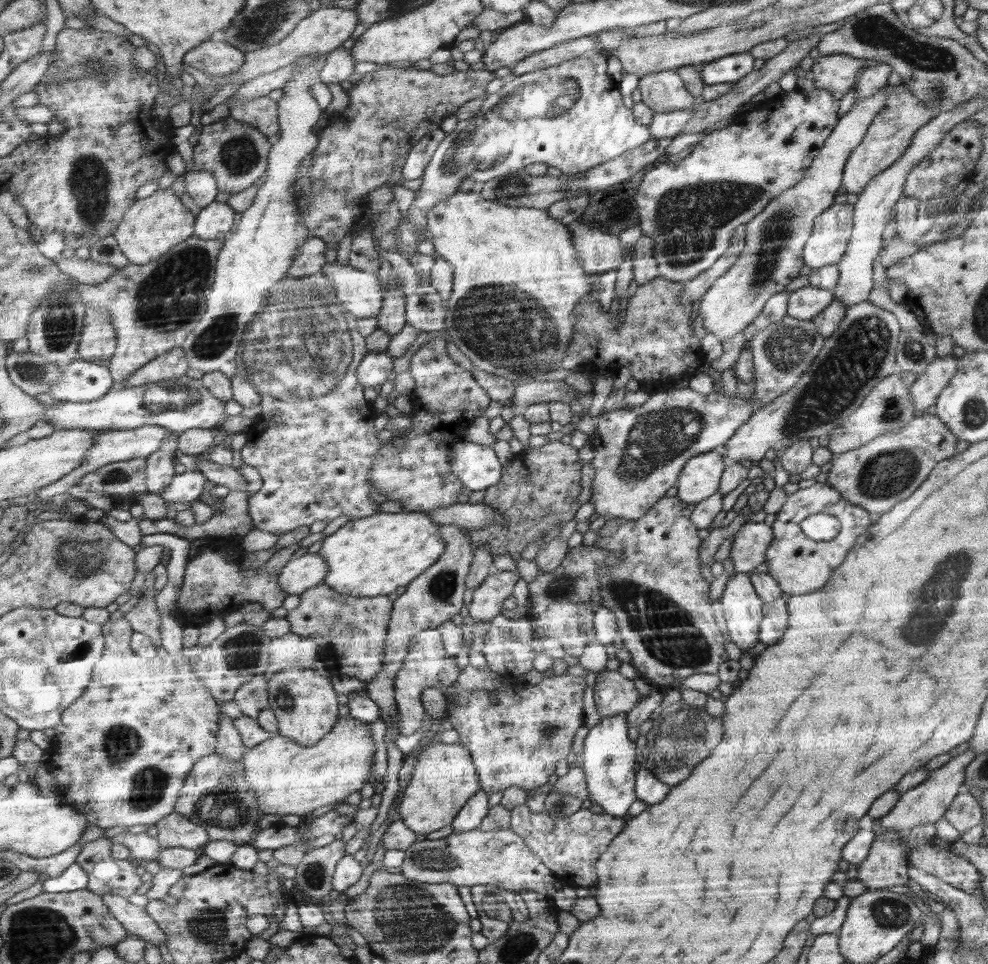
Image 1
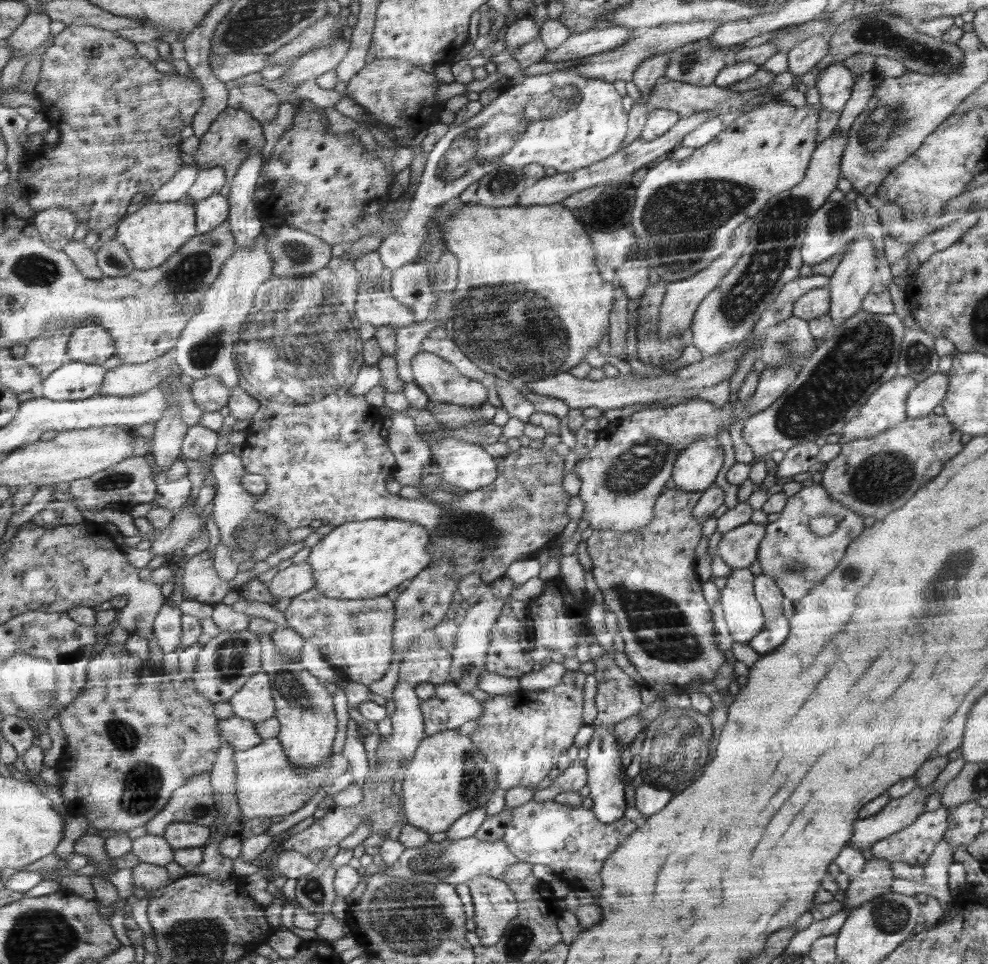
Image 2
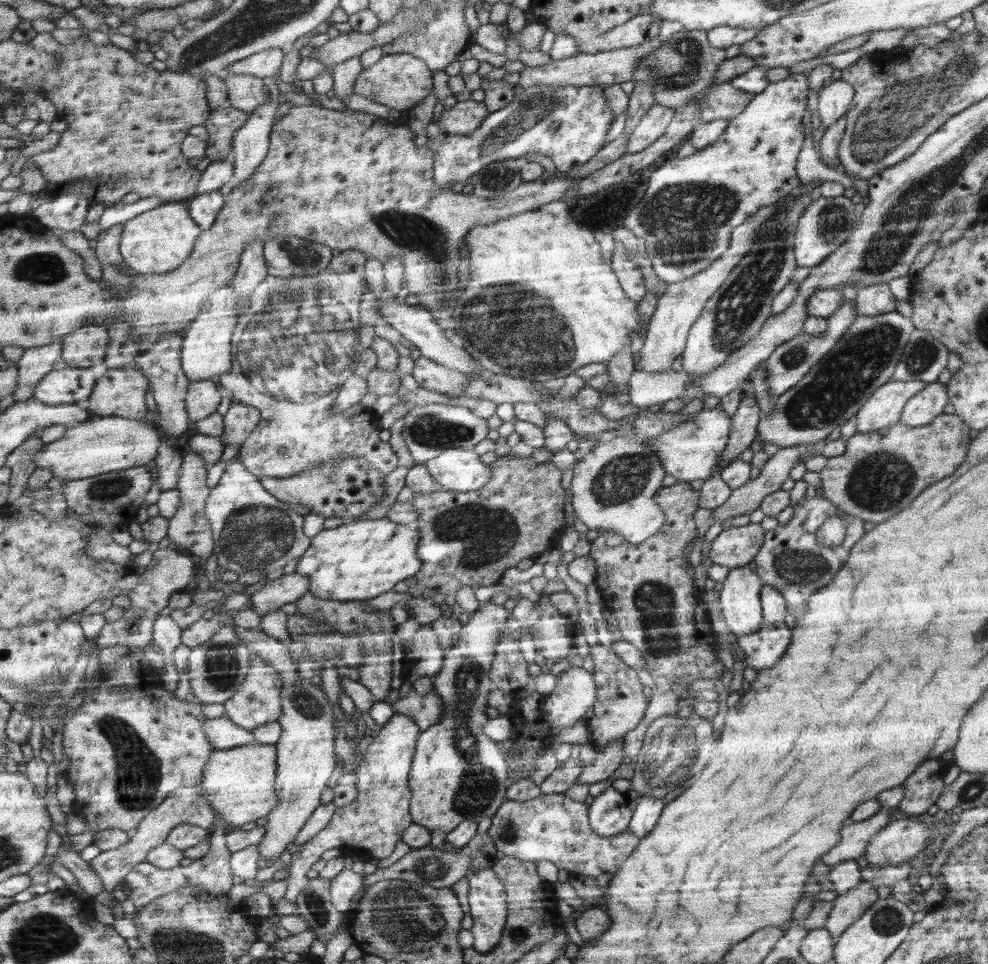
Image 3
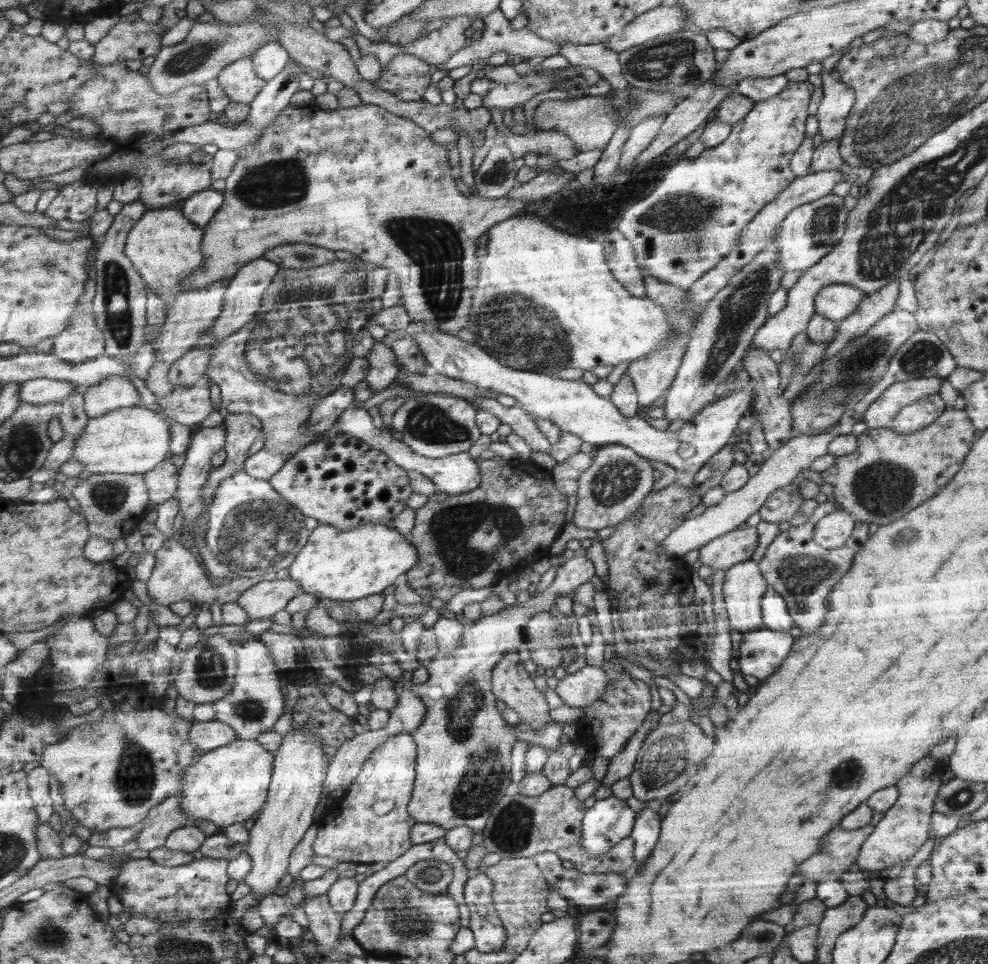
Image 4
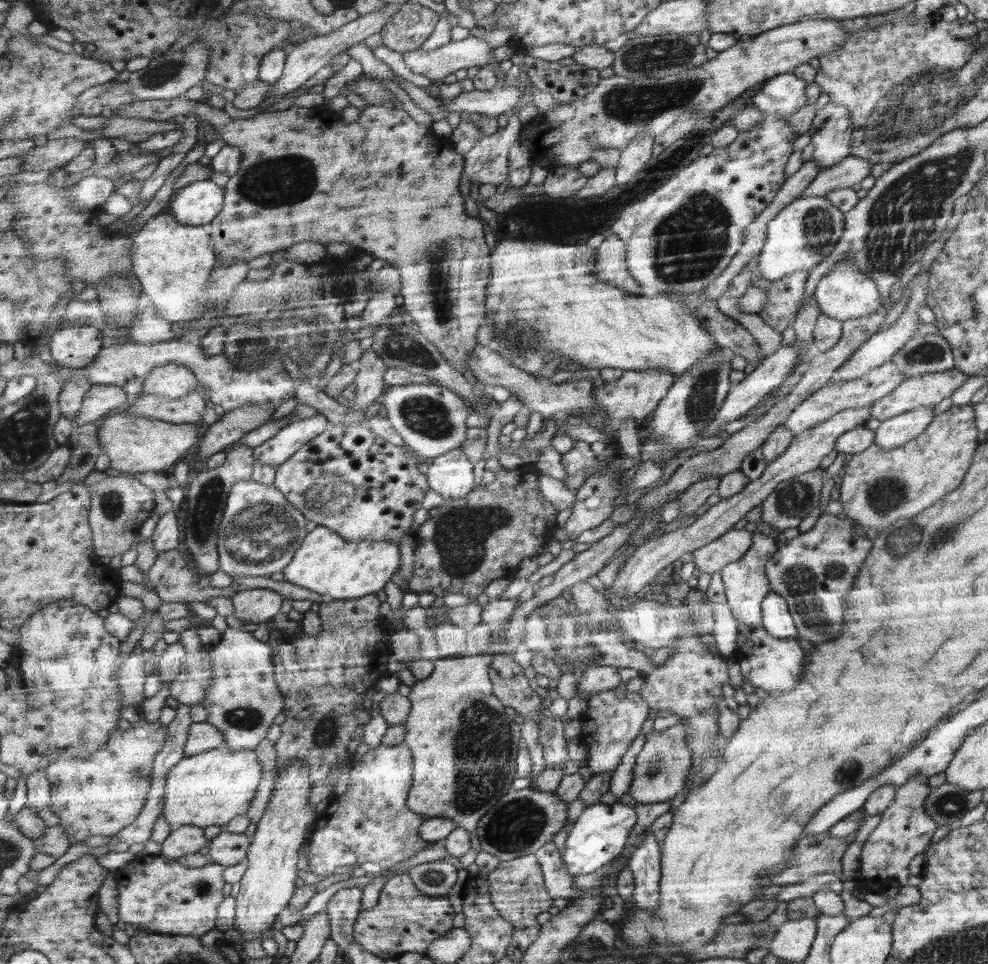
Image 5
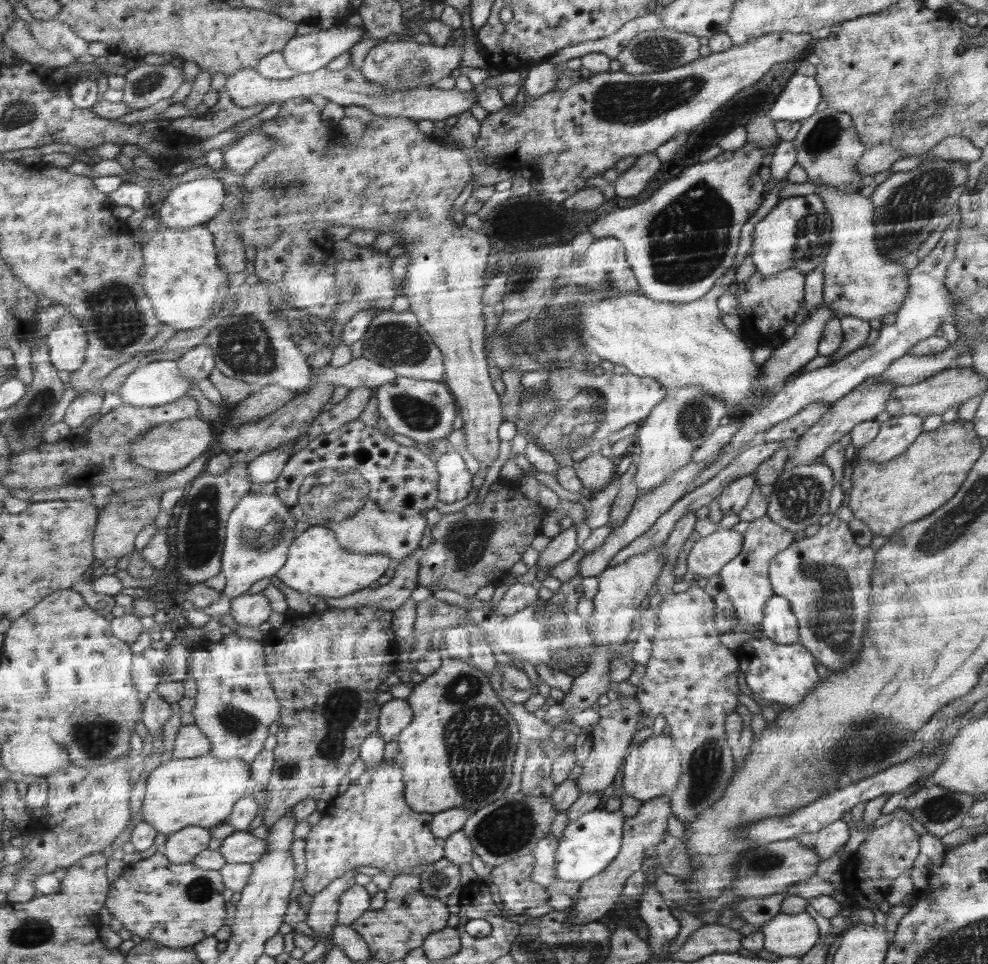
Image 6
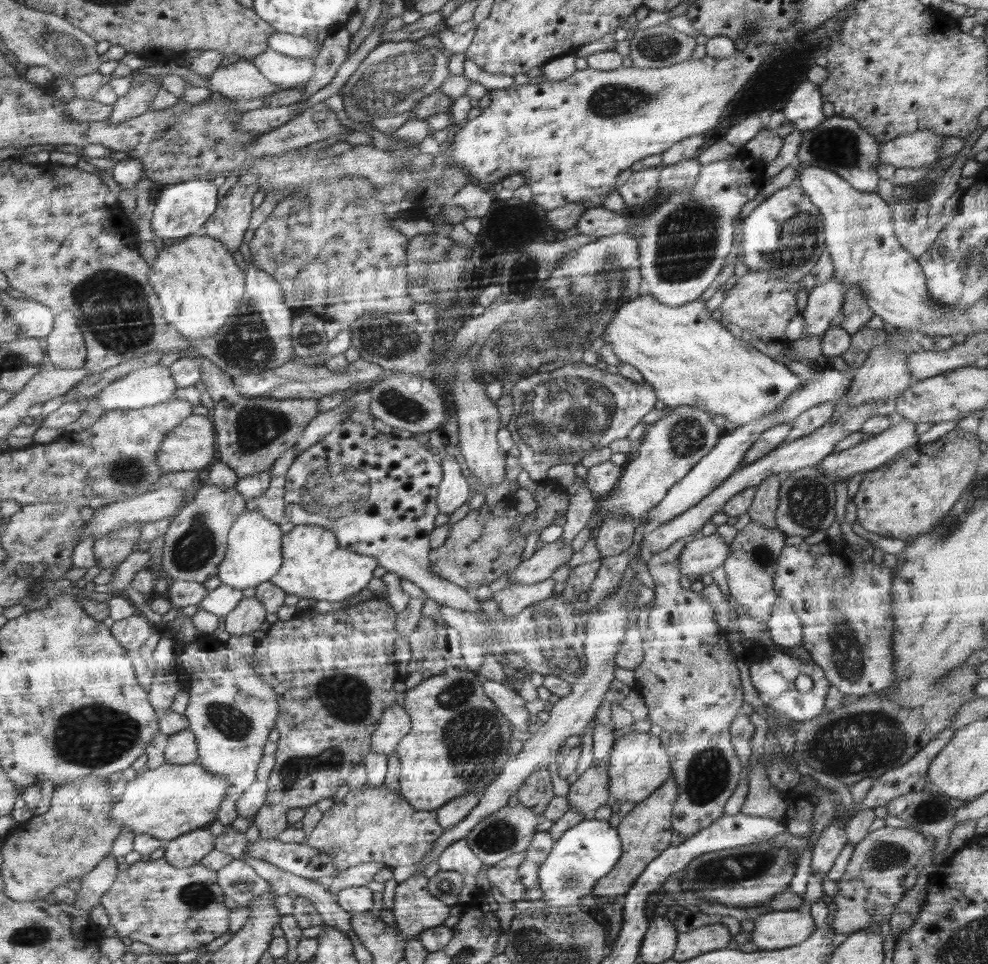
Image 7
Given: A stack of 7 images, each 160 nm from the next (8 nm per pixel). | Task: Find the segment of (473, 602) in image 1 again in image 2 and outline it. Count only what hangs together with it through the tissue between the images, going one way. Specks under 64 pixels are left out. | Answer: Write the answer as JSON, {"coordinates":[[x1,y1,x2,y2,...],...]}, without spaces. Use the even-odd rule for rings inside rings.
{"coordinates":[[508,577,499,578,496,582,490,582,480,591,480,601,476,602,459,618,457,641,453,648,453,668,451,669,451,681,456,683,462,691,470,693,480,684,481,674,486,672,486,653,490,644,490,628,494,626,496,618,502,614,502,606,510,598,512,582]]}

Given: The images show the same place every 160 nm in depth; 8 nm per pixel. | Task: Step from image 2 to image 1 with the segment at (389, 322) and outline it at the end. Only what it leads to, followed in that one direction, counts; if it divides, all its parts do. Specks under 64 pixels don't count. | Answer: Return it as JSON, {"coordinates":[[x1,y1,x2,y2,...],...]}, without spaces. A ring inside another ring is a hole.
{"coordinates":[[336,262,324,265,321,270,336,286,338,302,358,319,377,318,383,303,383,287,377,273,342,266]]}

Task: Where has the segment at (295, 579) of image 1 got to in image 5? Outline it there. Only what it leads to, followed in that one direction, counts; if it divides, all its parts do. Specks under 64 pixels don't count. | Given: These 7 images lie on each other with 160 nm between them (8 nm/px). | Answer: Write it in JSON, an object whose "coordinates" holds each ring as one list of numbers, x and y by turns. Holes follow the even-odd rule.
{"coordinates":[[270,589,238,590,231,598,234,616,246,623,266,623,278,612,282,596]]}

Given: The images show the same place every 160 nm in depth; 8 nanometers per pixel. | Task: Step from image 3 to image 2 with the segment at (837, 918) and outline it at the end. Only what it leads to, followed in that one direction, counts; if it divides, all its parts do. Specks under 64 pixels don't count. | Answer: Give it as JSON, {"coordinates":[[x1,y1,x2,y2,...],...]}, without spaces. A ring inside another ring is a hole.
{"coordinates":[[873,857,865,863,864,869,858,876,851,878,848,889,845,890,846,900,842,909,846,909,849,914,856,906,886,894,890,891,893,879,890,862]]}

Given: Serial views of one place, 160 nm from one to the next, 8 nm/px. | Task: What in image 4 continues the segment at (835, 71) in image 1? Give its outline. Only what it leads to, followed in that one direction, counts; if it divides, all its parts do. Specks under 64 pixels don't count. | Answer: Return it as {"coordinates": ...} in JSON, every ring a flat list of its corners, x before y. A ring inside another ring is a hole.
{"coordinates":[[862,37,854,38,850,44,840,50,834,51,832,56,821,61,823,70,820,73,823,86,823,98,815,116,820,123,819,133,824,141,838,139,846,132,848,116,852,112,854,91,844,81,833,79,830,73,835,68,836,62,842,59,846,51,863,45]]}

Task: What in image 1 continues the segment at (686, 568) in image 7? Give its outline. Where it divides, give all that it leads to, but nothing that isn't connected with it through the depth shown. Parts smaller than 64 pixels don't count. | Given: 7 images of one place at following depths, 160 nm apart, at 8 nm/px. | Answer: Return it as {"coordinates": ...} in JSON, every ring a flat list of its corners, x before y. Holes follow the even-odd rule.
{"coordinates":[[763,522,743,523,734,534,731,553,736,573,751,573,767,560,767,549,773,539,771,526]]}

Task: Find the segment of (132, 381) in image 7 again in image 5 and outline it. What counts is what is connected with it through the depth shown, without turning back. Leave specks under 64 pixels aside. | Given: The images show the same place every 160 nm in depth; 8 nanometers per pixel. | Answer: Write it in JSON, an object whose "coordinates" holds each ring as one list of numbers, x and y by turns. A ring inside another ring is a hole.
{"coordinates":[[170,363,147,374,141,392,144,396,156,394,174,400,193,393,198,385,194,372,186,369,186,366]]}

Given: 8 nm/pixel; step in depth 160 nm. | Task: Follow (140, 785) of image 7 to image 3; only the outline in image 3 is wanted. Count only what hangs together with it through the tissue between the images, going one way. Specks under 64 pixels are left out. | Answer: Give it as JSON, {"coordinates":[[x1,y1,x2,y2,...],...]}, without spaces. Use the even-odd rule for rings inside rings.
{"coordinates":[[249,742,243,746,230,749,216,750,211,754,206,769,203,770,202,796,208,799,208,804,216,816,222,816,224,824,231,828,240,828,244,824,251,823,270,815,274,807,278,807,277,795,277,747,275,745]]}

